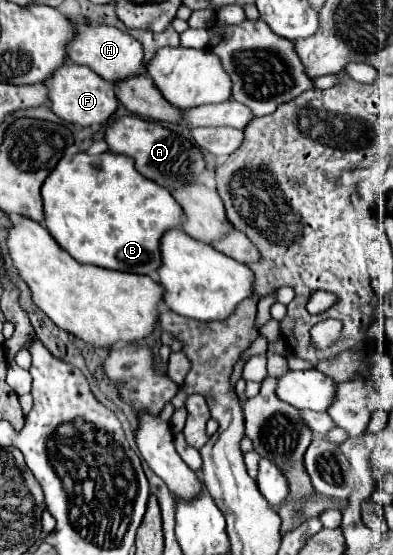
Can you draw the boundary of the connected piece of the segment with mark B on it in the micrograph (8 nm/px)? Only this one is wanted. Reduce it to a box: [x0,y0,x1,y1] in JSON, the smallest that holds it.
[41,152,183,280]

